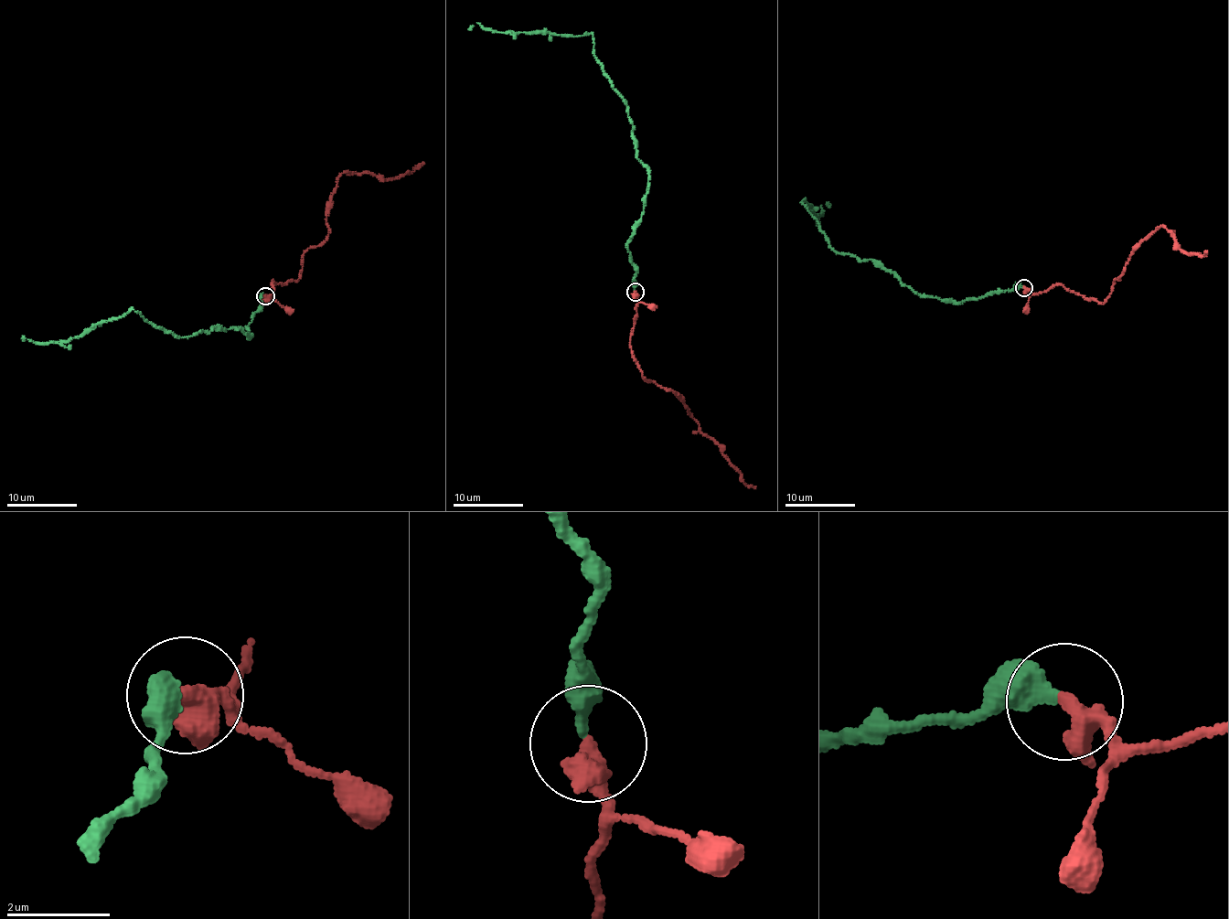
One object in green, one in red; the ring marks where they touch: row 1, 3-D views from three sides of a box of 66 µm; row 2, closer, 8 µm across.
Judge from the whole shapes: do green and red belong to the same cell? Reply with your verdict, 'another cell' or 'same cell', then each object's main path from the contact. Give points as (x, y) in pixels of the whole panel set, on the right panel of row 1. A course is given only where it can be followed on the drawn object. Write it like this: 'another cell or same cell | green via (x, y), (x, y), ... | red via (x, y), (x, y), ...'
same cell | green via (1024, 287), (963, 302), (921, 296), (870, 260), (833, 250), (802, 202), (817, 216), (830, 205) | red via (1023, 288), (1036, 293), (1063, 285), (1103, 303), (1131, 251), (1163, 226), (1180, 249), (1202, 256), (1205, 251)

